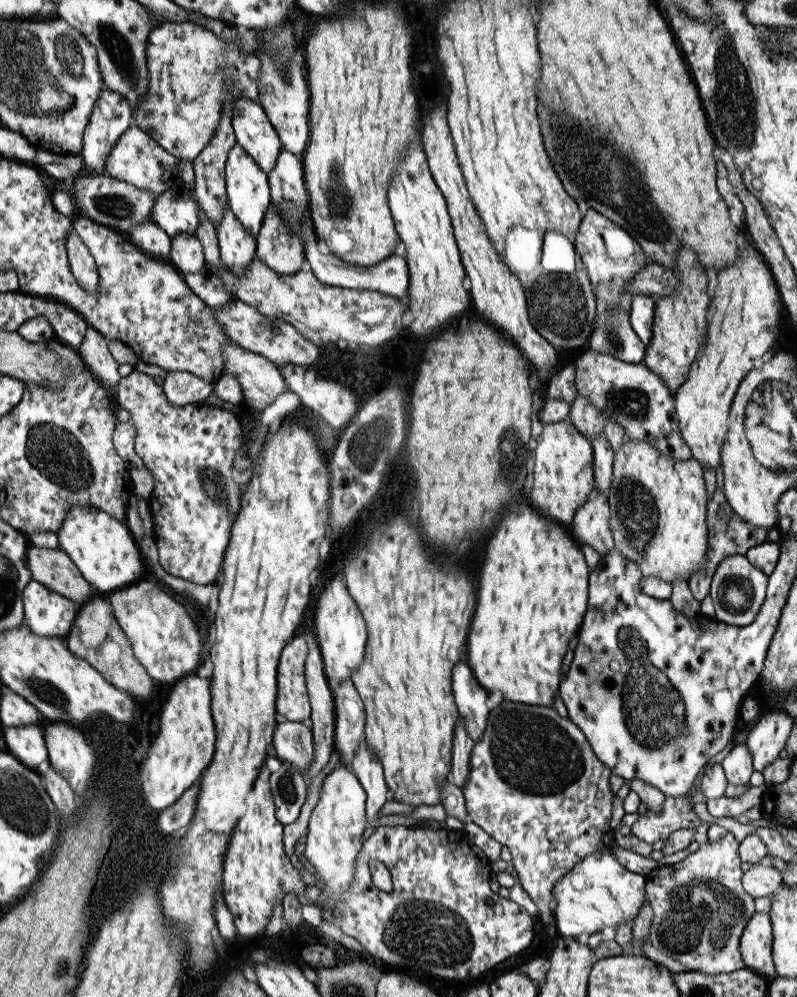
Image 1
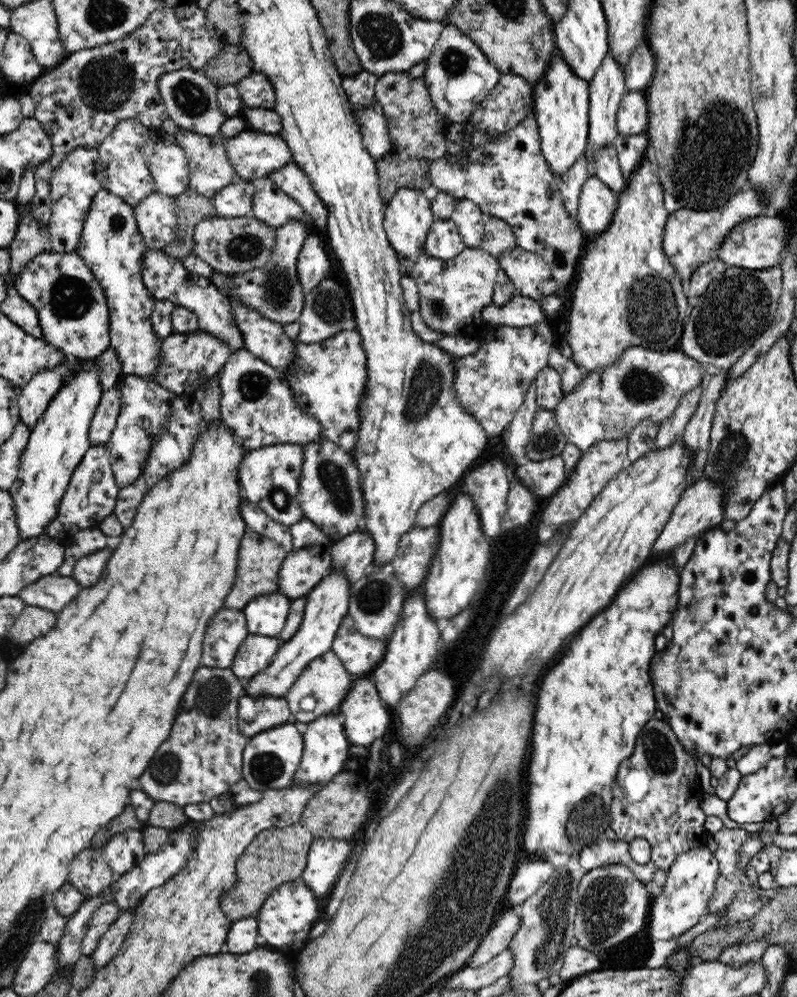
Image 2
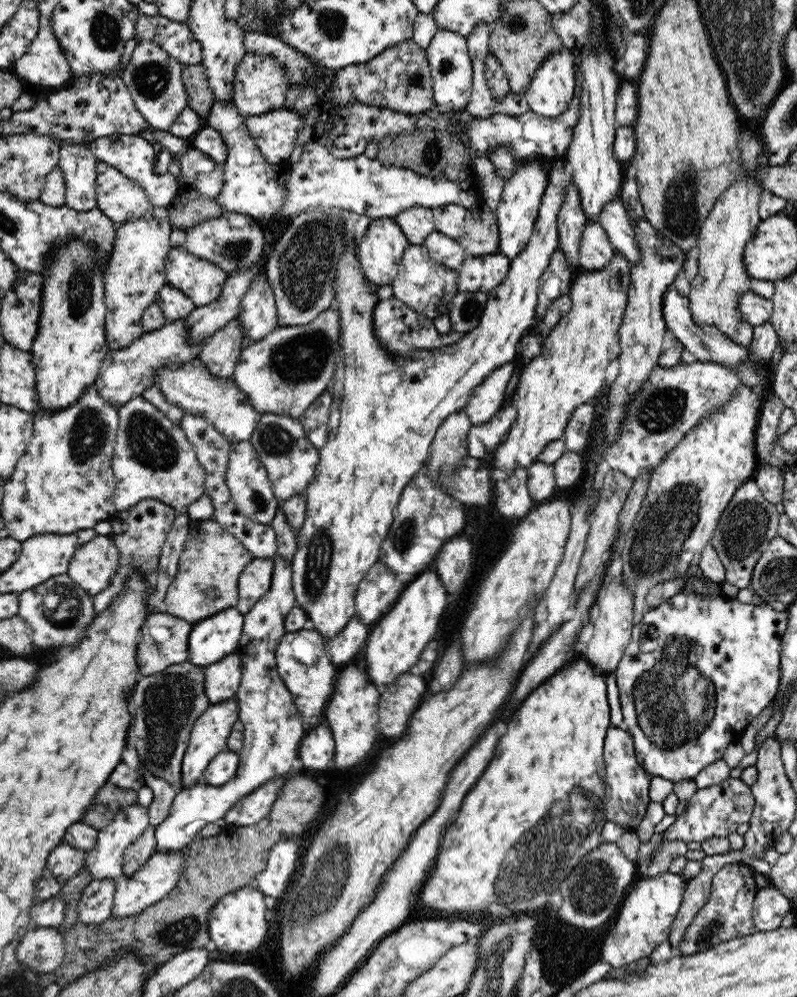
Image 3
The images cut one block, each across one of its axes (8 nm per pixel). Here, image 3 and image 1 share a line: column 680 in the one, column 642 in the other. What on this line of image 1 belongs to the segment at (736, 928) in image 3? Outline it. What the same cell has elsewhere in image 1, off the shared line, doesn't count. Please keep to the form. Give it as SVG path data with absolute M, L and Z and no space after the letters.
M728 831L718 841L708 840L708 844L700 844L696 852L692 852L681 862L652 869L645 886L646 897L653 908L649 939L640 942L633 937L631 943L634 952L662 963L671 973L698 971L717 975L746 968L739 944L747 920L752 918L756 909L754 898L742 886L743 871L740 869L742 861L738 857L739 846L736 837Z

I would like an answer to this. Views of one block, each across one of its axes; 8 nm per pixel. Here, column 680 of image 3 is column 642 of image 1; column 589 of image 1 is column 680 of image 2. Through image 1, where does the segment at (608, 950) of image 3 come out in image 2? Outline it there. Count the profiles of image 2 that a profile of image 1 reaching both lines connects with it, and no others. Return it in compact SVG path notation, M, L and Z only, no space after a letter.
M707 847L692 848L678 856L667 870L667 878L660 896L652 897L648 914L648 938L672 940L694 928L702 916L708 914L708 904L718 880L718 859Z

